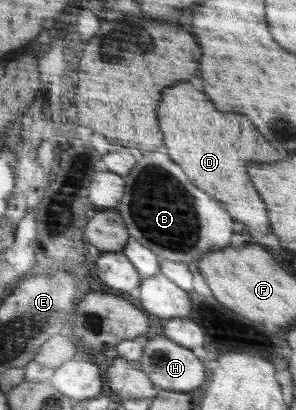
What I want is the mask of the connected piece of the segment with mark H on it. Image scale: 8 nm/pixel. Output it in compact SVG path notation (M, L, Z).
M155 336L148 340L137 363L153 384L162 390L187 392L201 386L205 368L191 350L166 336Z

